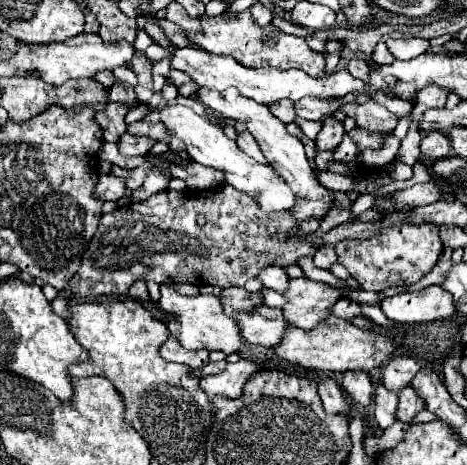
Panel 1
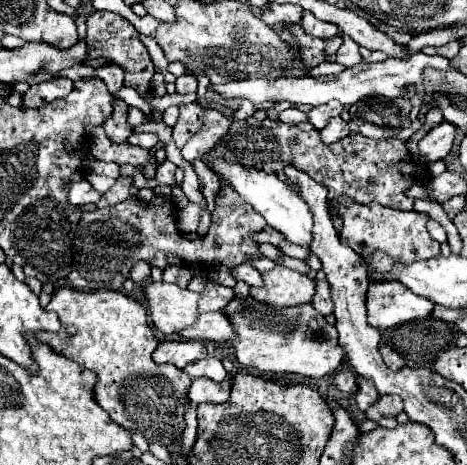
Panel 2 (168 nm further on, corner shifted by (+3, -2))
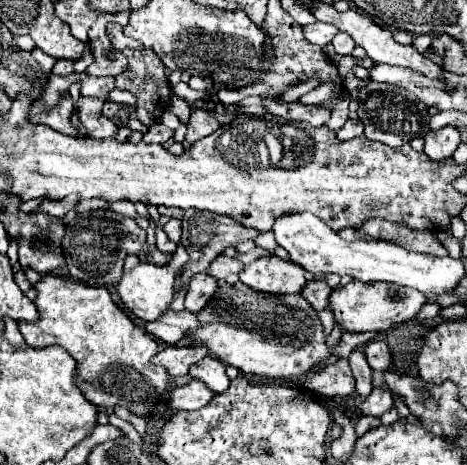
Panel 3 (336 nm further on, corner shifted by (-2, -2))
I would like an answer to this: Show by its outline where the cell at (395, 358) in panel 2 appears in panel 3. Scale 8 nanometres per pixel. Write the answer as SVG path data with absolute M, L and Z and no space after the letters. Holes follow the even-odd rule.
M384 340L368 342L364 354L366 354L366 360L372 370L388 370L392 366L392 354Z

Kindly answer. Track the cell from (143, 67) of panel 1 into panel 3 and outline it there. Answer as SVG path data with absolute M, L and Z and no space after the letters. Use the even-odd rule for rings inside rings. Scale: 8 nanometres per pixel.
M116 22L110 24L108 36L110 36L112 46L128 58L128 70L116 78L116 86L120 90L128 90L128 92L132 92L136 96L136 100L138 100L136 112L138 112L140 122L146 124L146 126L152 126L154 122L160 120L162 112L170 108L172 90L168 86L168 78L164 74L164 66L162 66L162 62L158 62L158 56L150 48L144 48L138 40L132 40L132 38L124 36L120 24L116 24Z

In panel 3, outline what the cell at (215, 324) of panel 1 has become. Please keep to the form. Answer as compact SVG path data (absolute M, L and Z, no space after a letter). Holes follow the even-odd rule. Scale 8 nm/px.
M178 244L176 252L174 252L174 256L172 256L172 260L170 260L170 264L166 264L166 266L154 266L154 264L150 264L150 262L142 262L142 264L138 264L132 272L124 272L124 274L122 274L122 280L120 280L118 286L116 286L116 290L118 290L118 294L120 294L122 302L124 302L124 306L126 306L130 312L134 312L138 318L142 318L144 322L154 322L154 320L158 320L166 310L170 310L170 304L172 304L172 300L174 300L174 296L176 296L176 290L174 290L176 272L178 272L188 260L190 260L188 250L186 250L182 244Z

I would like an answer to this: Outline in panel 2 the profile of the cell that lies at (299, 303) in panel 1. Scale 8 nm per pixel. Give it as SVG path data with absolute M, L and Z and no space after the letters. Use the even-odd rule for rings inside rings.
M275 266L269 272L261 274L263 286L251 286L249 294L259 302L271 306L297 306L299 302L311 302L315 282L297 270L289 270L285 266Z

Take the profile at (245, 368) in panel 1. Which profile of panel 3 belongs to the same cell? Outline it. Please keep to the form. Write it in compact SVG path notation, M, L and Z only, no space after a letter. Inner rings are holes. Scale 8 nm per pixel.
M196 378L182 386L182 388L174 388L170 392L170 406L174 410L198 410L202 406L206 406L212 398L214 398L214 390L210 390L204 382L198 382Z

